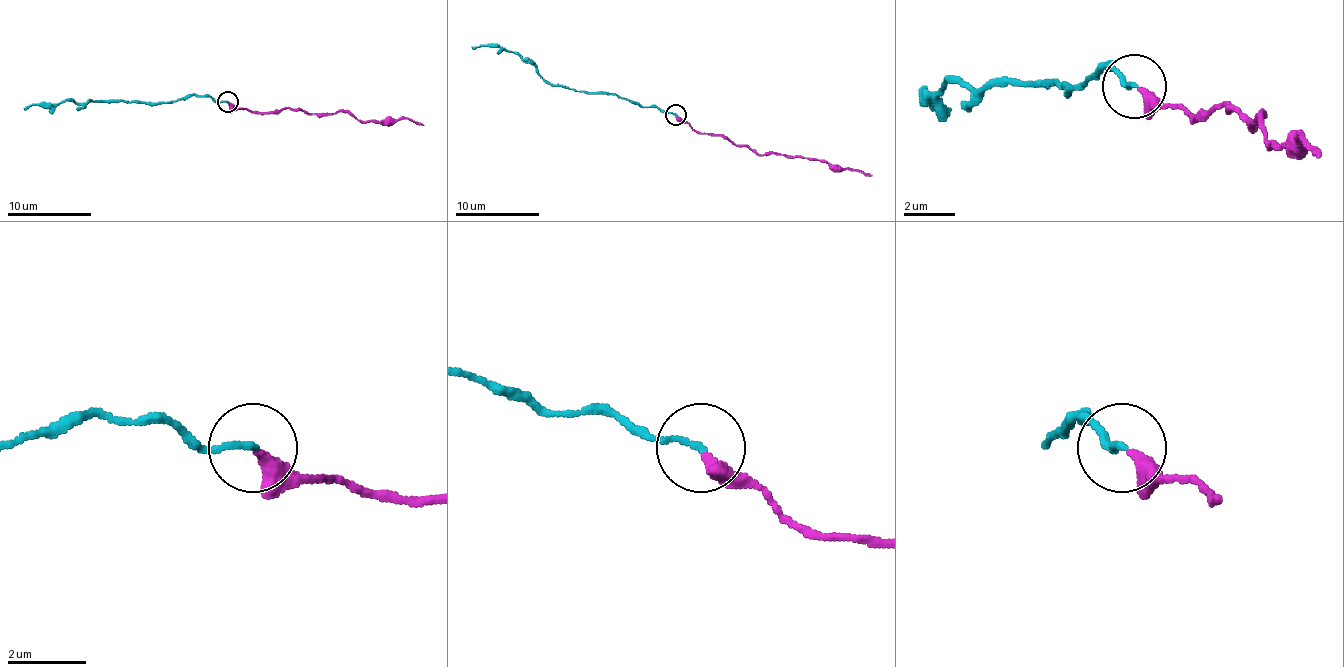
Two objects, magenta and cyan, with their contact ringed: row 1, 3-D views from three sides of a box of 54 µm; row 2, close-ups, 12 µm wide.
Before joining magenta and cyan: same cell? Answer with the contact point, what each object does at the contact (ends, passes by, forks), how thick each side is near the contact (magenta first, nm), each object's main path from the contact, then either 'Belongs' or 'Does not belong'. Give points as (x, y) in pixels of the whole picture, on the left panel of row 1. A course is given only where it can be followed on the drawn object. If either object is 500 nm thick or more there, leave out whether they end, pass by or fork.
Place: (227, 102). At the ring magenta ends. At the ring cyan ends. Thickness 340 nm (magenta) against 150 nm. Course of magenta: (227, 103), (252, 112), (275, 112), (288, 107), (311, 114), (351, 112), (364, 122), (410, 118), (423, 124). Course of cyan: (227, 101), (193, 95), (178, 101), (157, 103), (66, 101), (28, 105), (24, 110). Belongs

